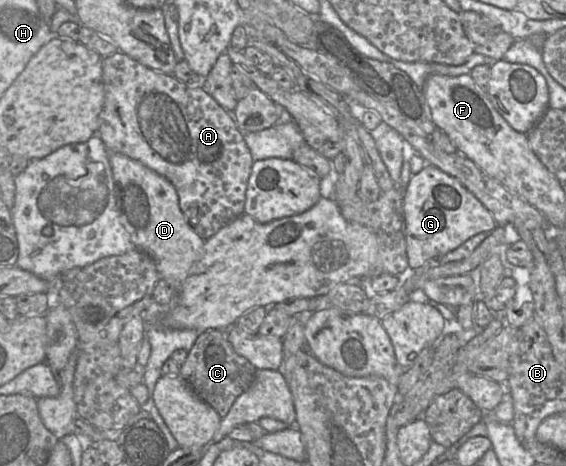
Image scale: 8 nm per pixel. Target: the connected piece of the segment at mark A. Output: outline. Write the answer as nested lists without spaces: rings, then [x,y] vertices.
[[[115,52],[107,57],[102,57],[102,72],[104,82],[104,106],[100,114],[100,125],[97,134],[101,137],[107,150],[111,153],[121,153],[138,160],[159,175],[167,178],[177,191],[179,206],[186,221],[193,231],[204,240],[209,239],[227,223],[244,214],[247,183],[254,160],[245,143],[243,133],[236,126],[232,114],[221,107],[213,97],[206,93],[202,89],[201,84],[183,83],[172,74],[169,75],[157,72],[122,52]]]

